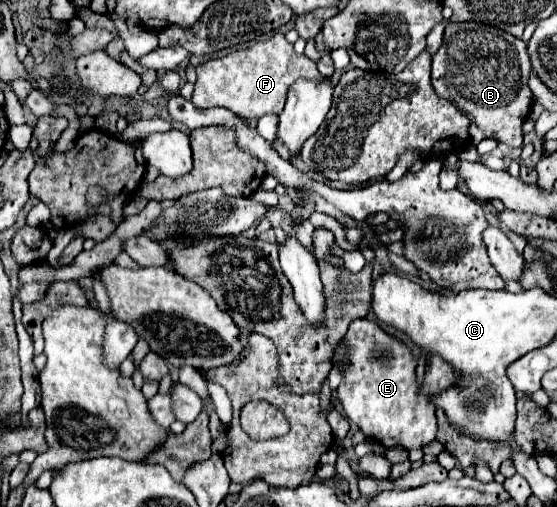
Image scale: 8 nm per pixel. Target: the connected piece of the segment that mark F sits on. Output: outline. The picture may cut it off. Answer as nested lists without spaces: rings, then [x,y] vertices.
[[[280,32],[246,50],[236,50],[224,58],[208,60],[196,68],[196,74],[198,82],[194,84],[192,104],[196,108],[222,106],[240,118],[262,118],[270,112],[280,114],[286,102],[286,92],[298,78],[322,78],[316,62],[306,56],[298,56],[294,46]]]

